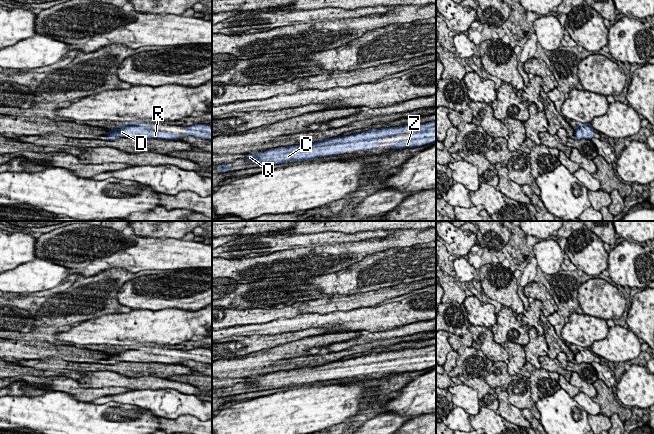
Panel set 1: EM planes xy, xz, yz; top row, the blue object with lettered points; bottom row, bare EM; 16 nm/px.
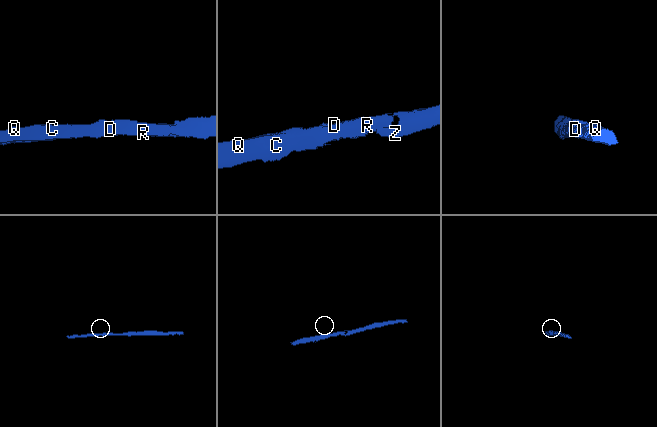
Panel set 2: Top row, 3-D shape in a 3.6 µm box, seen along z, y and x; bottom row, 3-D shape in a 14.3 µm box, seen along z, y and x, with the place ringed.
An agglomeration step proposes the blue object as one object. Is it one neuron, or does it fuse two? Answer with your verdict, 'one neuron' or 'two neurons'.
one neuron

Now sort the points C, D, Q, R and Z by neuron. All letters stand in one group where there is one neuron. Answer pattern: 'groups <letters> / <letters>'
groups C D Q R Z

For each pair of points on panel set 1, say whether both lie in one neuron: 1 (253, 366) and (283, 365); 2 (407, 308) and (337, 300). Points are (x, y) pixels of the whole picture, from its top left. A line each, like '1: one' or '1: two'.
1: one
2: two

